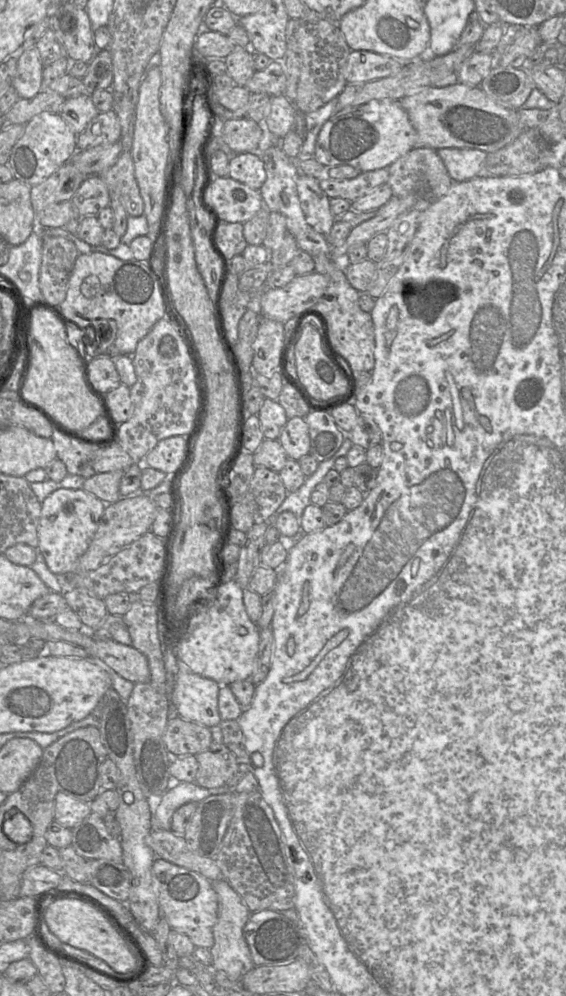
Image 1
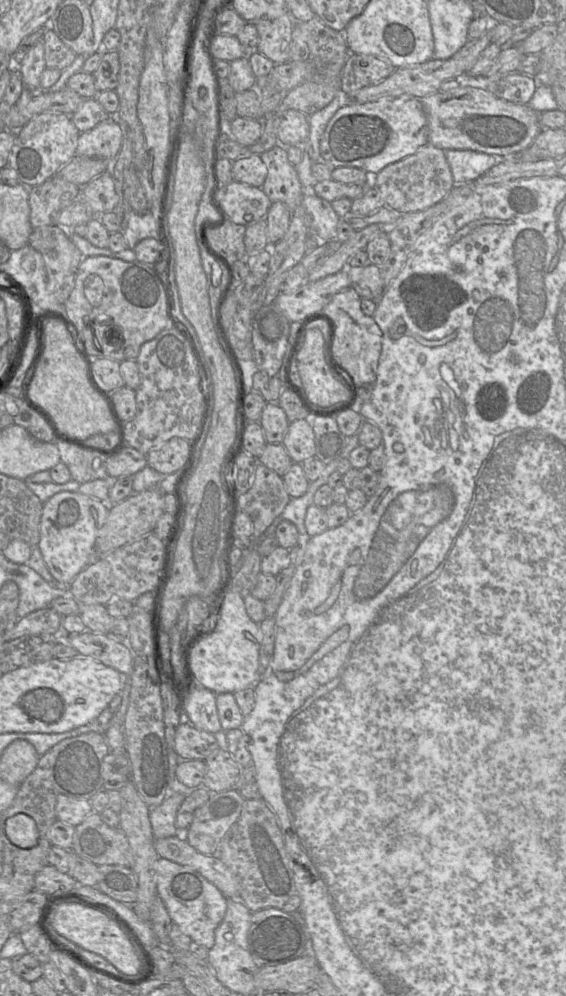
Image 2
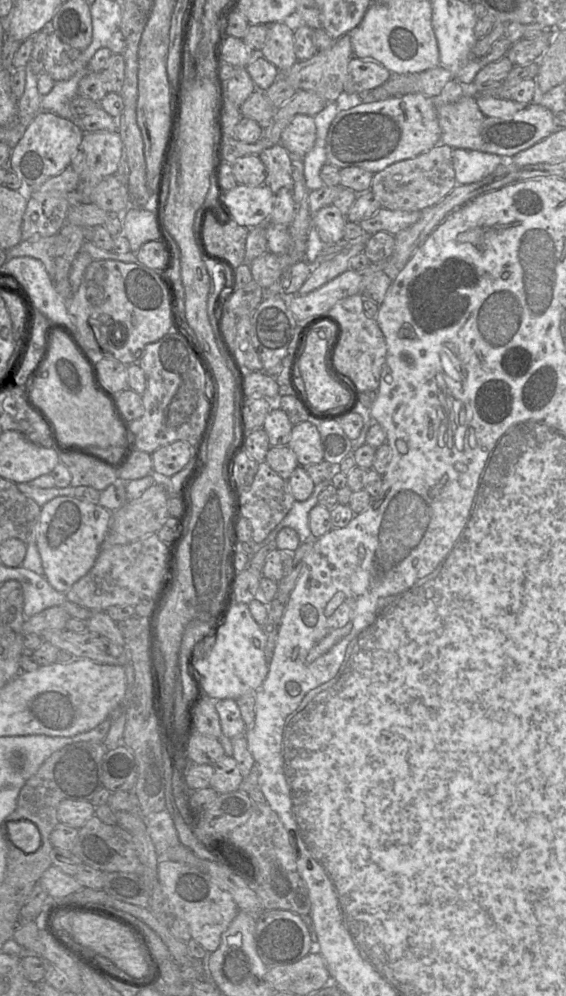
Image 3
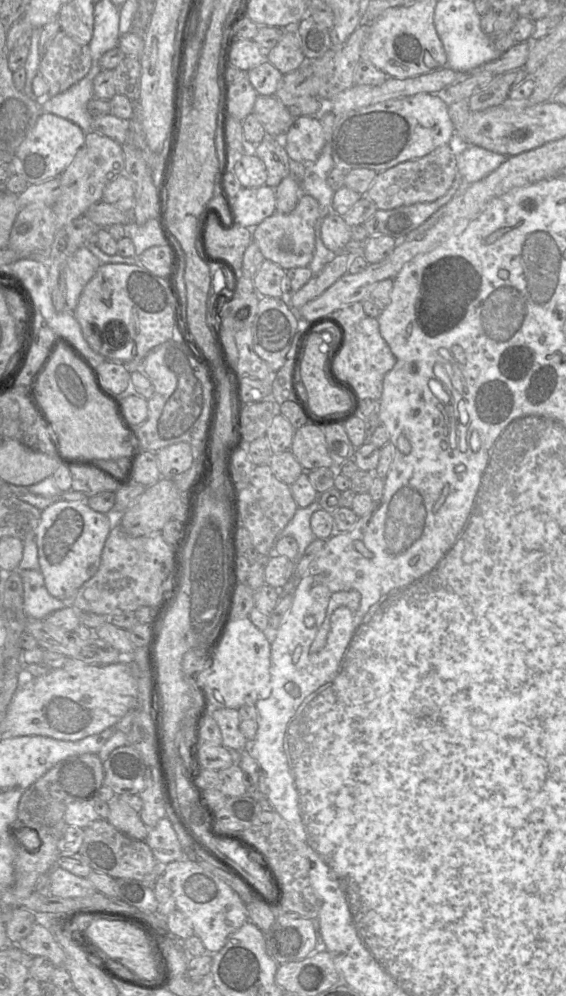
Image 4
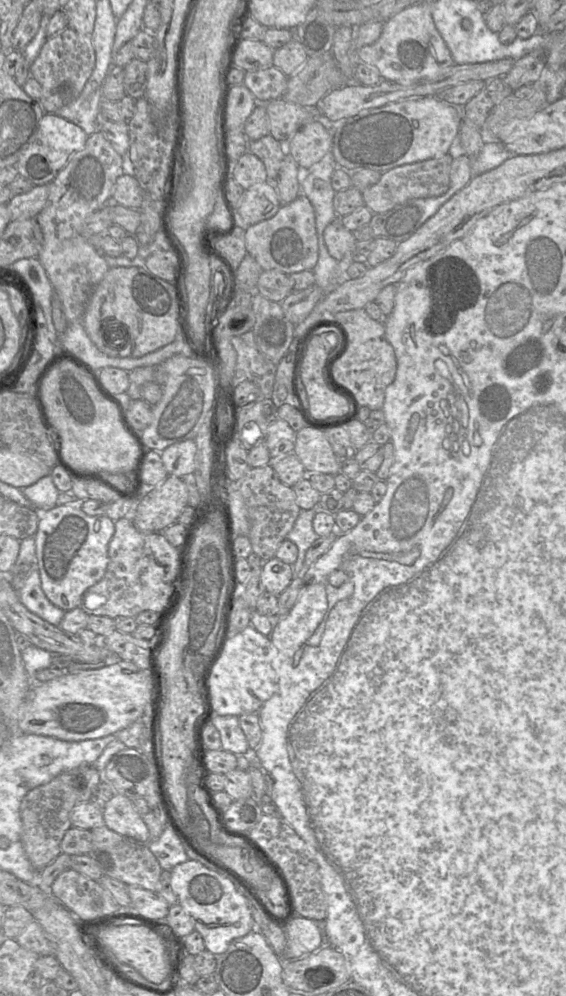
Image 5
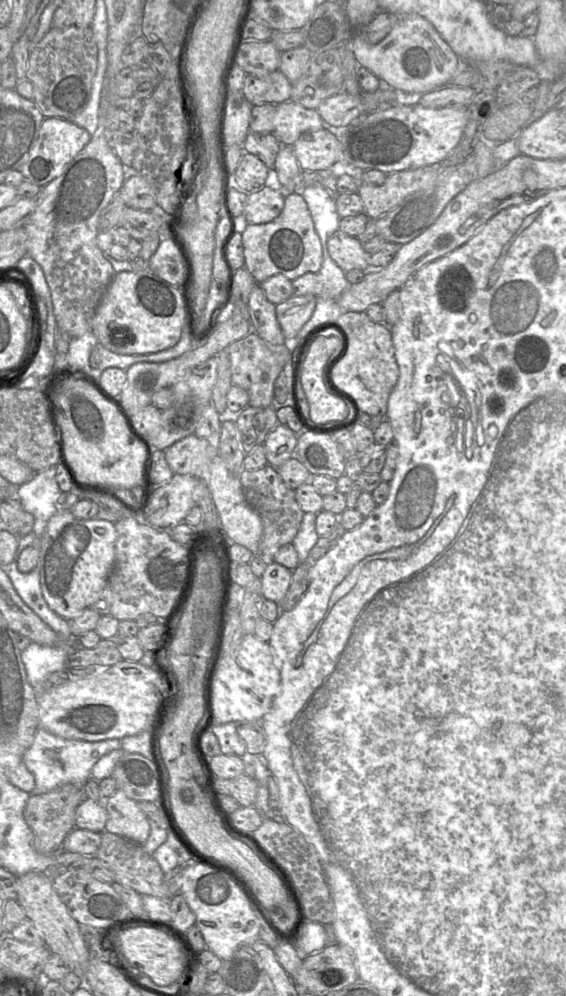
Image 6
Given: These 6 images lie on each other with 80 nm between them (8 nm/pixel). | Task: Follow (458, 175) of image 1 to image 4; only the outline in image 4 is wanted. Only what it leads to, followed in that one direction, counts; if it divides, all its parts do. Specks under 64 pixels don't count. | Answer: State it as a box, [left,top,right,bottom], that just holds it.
[456,145,507,185]

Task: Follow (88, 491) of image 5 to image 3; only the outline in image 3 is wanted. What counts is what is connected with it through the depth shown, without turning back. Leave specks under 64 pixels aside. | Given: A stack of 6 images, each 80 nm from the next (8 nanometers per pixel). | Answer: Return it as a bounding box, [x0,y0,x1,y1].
[56,448,117,491]

